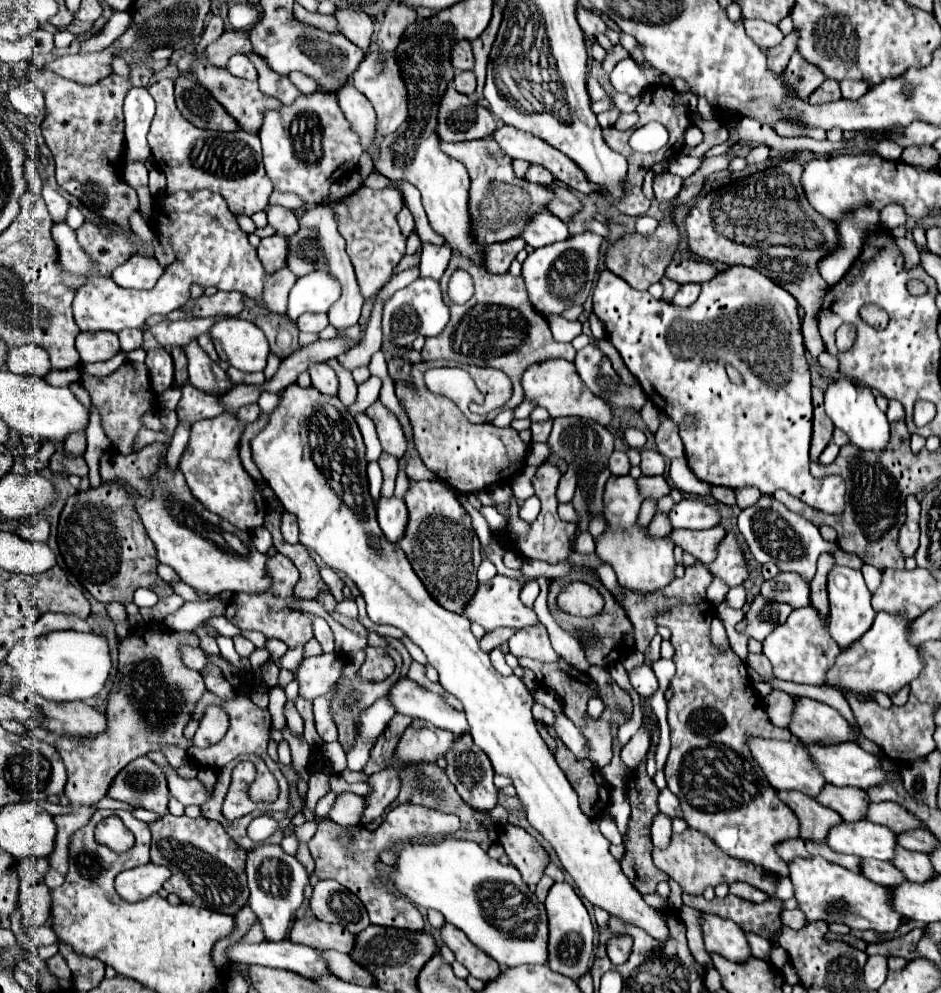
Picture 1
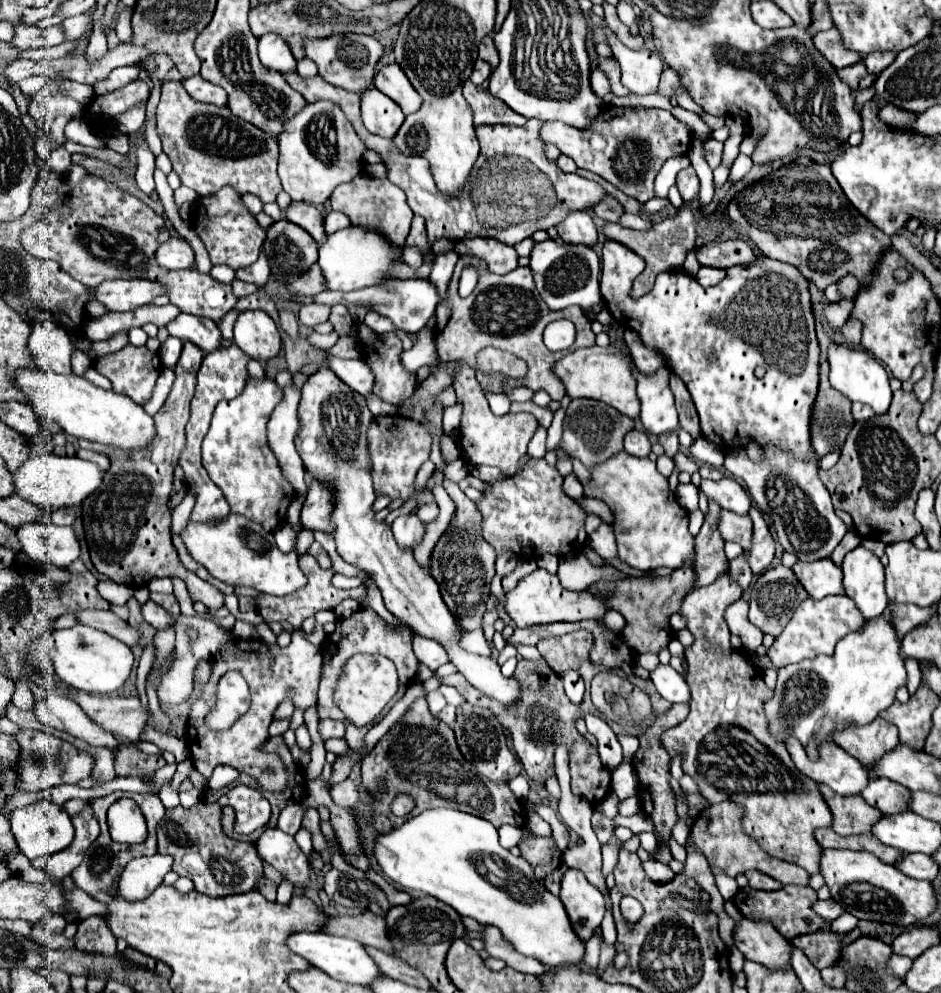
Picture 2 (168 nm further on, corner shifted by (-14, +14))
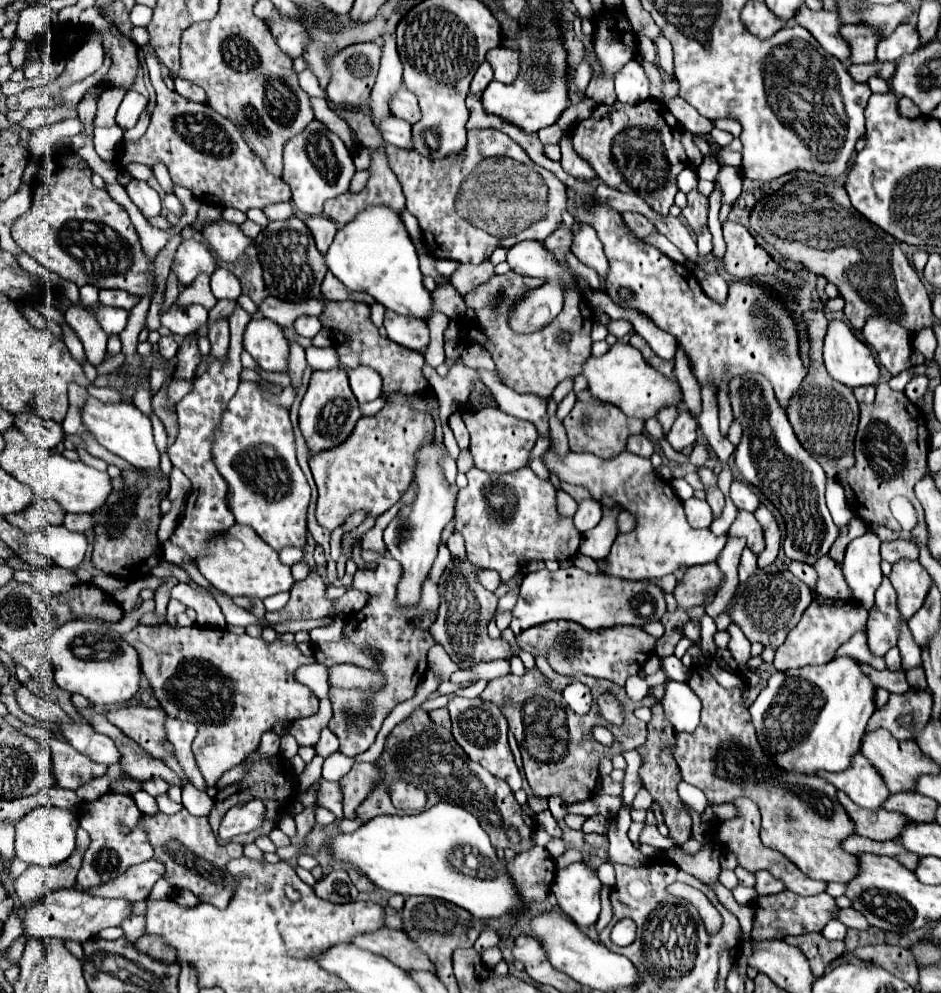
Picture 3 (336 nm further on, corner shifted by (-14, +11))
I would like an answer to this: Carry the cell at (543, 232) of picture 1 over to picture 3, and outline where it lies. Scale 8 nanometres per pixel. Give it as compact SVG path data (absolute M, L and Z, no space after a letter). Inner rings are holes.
M580 227L574 233L572 253L578 257L580 263L584 263L586 267L594 269L600 277L606 277L606 273L608 273L608 259L604 255L600 239L596 237L592 227Z

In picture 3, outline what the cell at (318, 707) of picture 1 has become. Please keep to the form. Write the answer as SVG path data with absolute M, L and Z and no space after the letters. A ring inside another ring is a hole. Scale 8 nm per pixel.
M326 727L326 729L322 729L322 737L320 737L320 741L316 743L316 755L320 755L320 757L330 757L332 753L336 753L338 751L338 741L336 741L336 735L332 735L332 731Z

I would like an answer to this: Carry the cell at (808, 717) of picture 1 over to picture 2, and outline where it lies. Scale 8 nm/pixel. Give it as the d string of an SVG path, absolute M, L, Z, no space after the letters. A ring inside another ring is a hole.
M876 718L866 726L852 724L852 726L846 726L844 730L836 730L832 734L832 742L842 746L854 758L858 758L860 764L872 766L876 758L880 758L880 754L896 746L898 730L896 726L884 722L882 718Z

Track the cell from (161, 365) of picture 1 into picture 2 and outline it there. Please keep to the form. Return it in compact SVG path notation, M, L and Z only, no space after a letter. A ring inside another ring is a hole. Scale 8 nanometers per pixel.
M170 336L170 338L160 346L158 354L160 354L160 360L162 360L164 368L174 368L176 362L178 362L178 358L180 358L180 354L182 354L182 340Z

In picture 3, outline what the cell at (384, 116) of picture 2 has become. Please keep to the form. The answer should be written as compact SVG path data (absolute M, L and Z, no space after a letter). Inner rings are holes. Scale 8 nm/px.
M394 115L386 117L386 121L380 125L382 137L394 145L400 147L404 151L414 151L414 141L412 141L412 125L408 125L406 121L396 119Z

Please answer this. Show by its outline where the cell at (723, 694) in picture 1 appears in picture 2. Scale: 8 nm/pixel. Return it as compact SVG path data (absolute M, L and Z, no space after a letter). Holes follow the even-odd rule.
M724 574L720 582L704 586L700 590L692 590L684 598L678 614L686 618L686 628L694 636L694 644L684 650L684 656L688 660L686 682L692 694L690 714L680 726L670 728L662 734L662 744L670 756L676 754L682 756L684 774L688 774L698 784L700 794L710 804L730 800L744 810L742 812L744 834L748 834L754 842L758 842L770 856L798 864L808 874L814 874L818 872L818 858L822 848L816 846L816 840L812 840L812 830L828 828L832 822L832 814L824 798L820 798L818 784L796 770L794 762L790 760L790 754L786 752L784 742L774 738L774 734L770 732L764 704L772 698L774 690L770 690L764 684L762 672L750 660L746 660L744 652L730 644L730 630L726 626L724 612L740 596L742 596L740 586L732 582L728 574Z

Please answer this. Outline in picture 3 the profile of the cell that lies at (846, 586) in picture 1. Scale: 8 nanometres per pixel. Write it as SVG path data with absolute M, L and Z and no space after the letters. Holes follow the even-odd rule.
M872 533L856 537L846 547L846 559L842 563L844 577L852 587L854 599L864 607L874 607L874 593L882 581L880 571L880 539Z

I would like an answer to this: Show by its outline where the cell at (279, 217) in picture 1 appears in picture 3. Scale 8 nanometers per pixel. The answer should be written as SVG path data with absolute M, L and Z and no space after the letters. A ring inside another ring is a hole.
M324 215L306 217L304 221L306 221L308 229L312 231L312 235L314 235L314 239L316 239L318 251L320 251L320 253L326 253L328 247L330 247L330 243L332 243L332 239L334 239L334 235L336 235L336 231L338 231L336 223L330 221L330 219L324 217Z

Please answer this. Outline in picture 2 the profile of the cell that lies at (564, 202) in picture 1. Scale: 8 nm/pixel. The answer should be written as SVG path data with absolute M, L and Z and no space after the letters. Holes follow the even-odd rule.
M606 196L602 202L598 202L596 206L592 206L592 210L594 210L594 214L598 214L606 222L618 222L620 214L624 212L624 208L620 206L620 202L616 198L612 198L612 196Z

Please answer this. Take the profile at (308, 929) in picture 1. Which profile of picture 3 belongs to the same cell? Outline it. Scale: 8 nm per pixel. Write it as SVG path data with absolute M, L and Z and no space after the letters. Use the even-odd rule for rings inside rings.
M382 927L376 933L364 933L356 937L354 945L372 951L376 955L382 955L386 959L392 959L392 963L396 963L406 971L416 971L416 969L434 971L432 961L420 951L420 947L414 941L408 939L404 931Z

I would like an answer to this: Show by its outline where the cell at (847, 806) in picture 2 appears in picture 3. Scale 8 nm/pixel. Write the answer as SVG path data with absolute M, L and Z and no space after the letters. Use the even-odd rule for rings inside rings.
M838 793L840 803L846 807L850 819L856 823L856 835L870 837L876 841L888 841L888 839L898 839L902 829L910 823L908 817L900 813L892 813L886 809L864 809L858 807L846 793Z

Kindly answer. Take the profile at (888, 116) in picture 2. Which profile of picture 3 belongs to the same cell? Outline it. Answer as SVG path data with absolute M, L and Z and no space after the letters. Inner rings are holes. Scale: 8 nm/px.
M902 97L900 99L900 113L904 115L904 117L920 117L922 113L916 109L916 105L914 105L914 101L910 101L908 97Z

